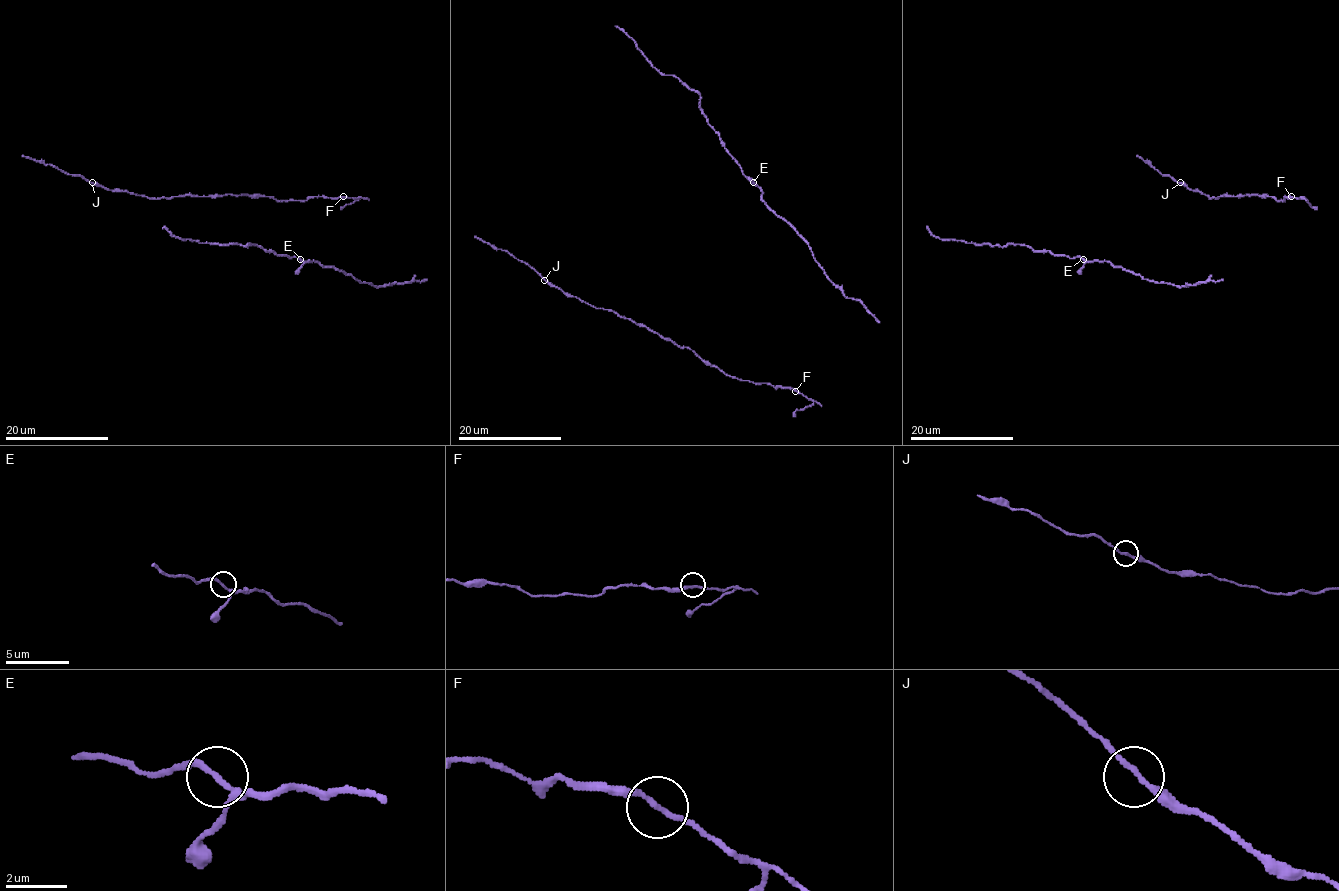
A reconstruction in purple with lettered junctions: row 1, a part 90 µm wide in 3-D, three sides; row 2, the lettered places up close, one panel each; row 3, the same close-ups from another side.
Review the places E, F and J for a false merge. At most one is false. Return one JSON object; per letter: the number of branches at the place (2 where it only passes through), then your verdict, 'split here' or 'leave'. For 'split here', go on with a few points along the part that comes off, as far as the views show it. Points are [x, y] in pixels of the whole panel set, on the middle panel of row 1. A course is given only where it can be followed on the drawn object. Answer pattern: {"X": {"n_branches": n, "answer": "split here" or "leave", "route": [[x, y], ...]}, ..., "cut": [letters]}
{"E": {"n_branches": 2, "answer": "leave"}, "F": {"n_branches": 2, "answer": "leave"}, "J": {"n_branches": 2, "answer": "leave"}, "cut": []}

